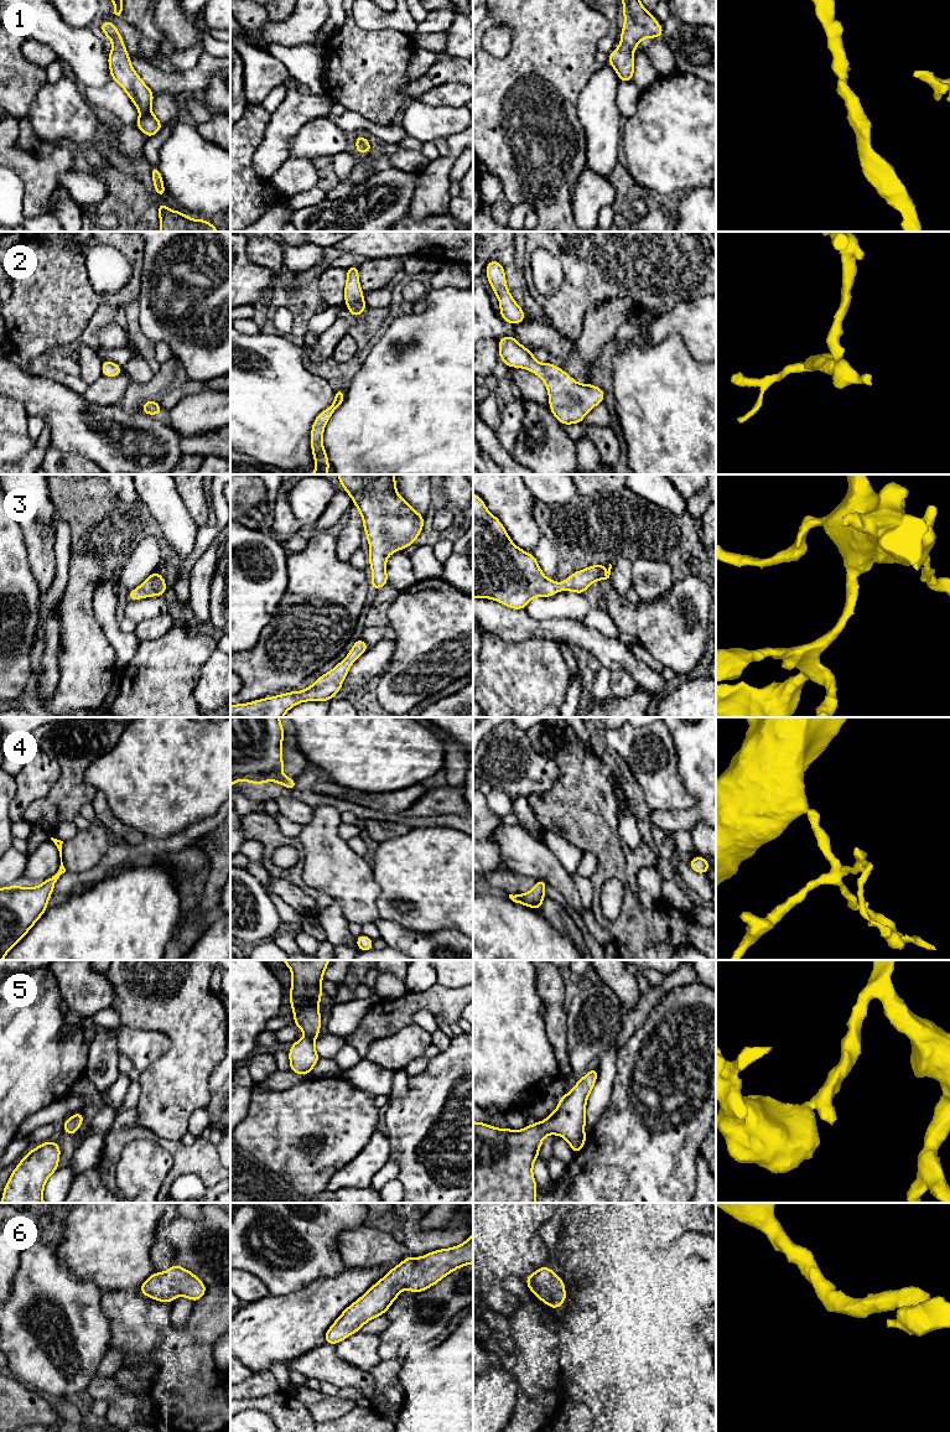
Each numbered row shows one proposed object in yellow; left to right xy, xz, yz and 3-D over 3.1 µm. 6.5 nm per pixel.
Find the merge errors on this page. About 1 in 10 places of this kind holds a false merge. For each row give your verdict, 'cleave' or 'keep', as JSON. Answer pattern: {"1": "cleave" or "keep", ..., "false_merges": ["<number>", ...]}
{"1": "keep", "2": "keep", "3": "keep", "4": "keep", "5": "keep", "6": "keep", "false_merges": []}

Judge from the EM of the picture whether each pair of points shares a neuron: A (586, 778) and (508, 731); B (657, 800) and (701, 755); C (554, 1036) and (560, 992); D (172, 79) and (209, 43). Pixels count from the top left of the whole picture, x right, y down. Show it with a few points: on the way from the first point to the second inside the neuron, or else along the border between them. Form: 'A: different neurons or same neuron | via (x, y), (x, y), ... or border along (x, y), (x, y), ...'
A: different neurons | border along (527, 736), (538, 752), (555, 763), (554, 784)
B: different neurons | border along (674, 748), (678, 756), (678, 773), (694, 803)
C: same neuron | via (555, 1025), (555, 1004)
D: different neurons | border along (206, 51), (217, 57)

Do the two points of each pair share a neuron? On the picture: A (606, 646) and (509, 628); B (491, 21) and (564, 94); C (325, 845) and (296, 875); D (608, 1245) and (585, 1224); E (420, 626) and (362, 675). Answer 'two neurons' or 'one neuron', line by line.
A: one neuron
B: one neuron
C: two neurons
D: one neuron
E: two neurons

